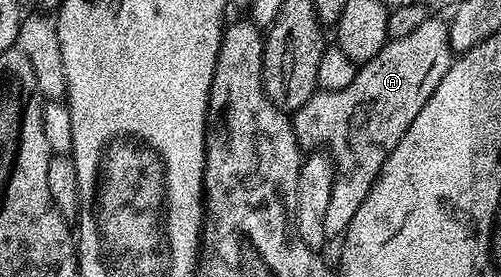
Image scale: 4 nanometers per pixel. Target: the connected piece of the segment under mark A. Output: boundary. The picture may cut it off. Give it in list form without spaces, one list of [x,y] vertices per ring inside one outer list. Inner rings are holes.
[[[427,16],[420,28],[414,29],[408,36],[389,39],[386,46],[372,56],[372,60],[361,63],[356,80],[352,80],[348,88],[318,90],[300,109],[293,111],[294,135],[299,147],[306,152],[325,151],[334,159],[332,200],[328,200],[328,212],[324,216],[327,239],[338,240],[345,235],[348,224],[352,224],[352,216],[356,216],[360,204],[364,204],[372,184],[378,179],[384,160],[388,160],[392,148],[400,144],[412,120],[420,116],[420,108],[428,104],[432,92],[436,92],[436,84],[444,80],[444,72],[448,72],[451,61],[449,25],[434,16]]]

